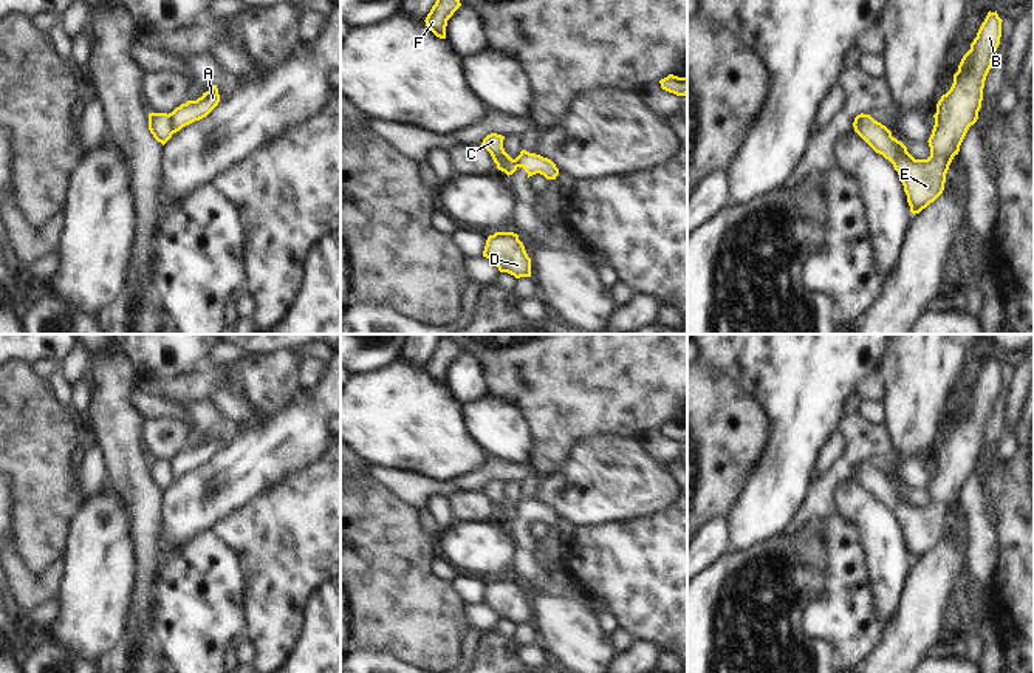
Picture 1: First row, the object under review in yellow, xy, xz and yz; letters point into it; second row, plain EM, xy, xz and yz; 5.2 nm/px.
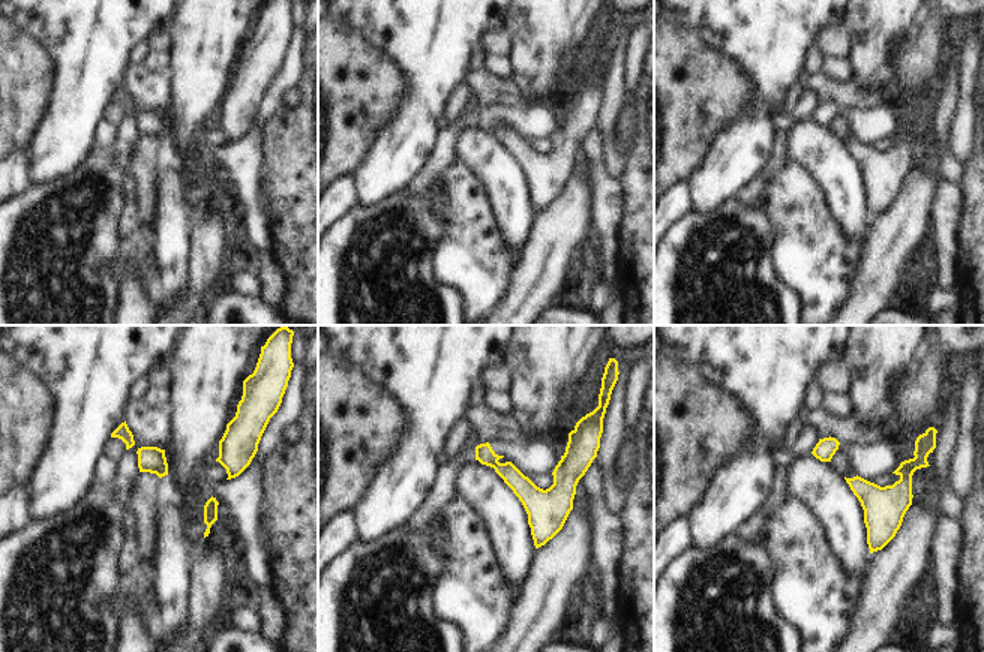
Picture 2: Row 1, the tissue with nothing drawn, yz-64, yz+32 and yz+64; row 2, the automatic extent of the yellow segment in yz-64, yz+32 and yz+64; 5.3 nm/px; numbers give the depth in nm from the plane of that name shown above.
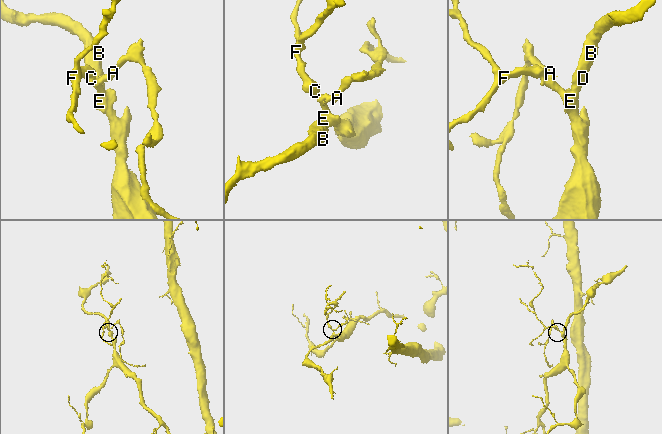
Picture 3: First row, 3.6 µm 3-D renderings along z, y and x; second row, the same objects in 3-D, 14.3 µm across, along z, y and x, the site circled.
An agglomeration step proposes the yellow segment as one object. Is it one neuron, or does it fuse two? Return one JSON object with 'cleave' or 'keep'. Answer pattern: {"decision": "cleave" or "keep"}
{"decision": "cleave"}

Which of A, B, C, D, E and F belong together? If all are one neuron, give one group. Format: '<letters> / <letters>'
A / B C D E F

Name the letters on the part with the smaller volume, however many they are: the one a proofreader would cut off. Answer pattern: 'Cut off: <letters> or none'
Cut off: A

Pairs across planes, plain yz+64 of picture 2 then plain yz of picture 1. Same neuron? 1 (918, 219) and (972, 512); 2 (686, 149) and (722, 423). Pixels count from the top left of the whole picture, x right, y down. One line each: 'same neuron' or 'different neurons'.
1: different neurons
2: same neuron

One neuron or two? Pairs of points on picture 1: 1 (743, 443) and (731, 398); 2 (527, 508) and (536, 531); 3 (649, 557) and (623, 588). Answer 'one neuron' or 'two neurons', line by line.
1: one neuron
2: two neurons
3: one neuron

